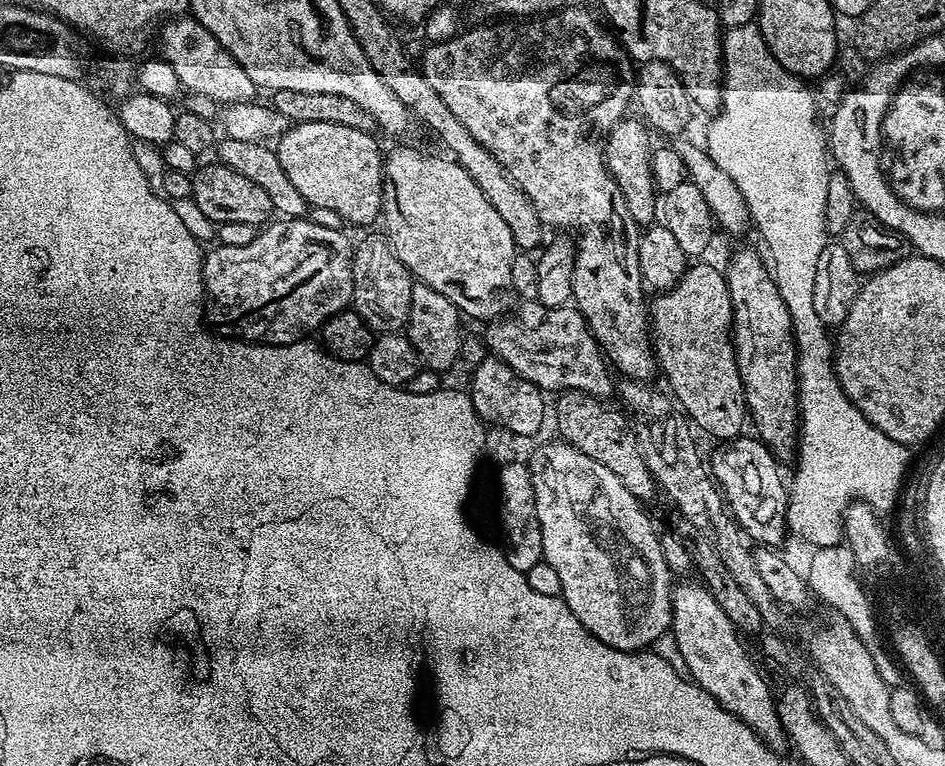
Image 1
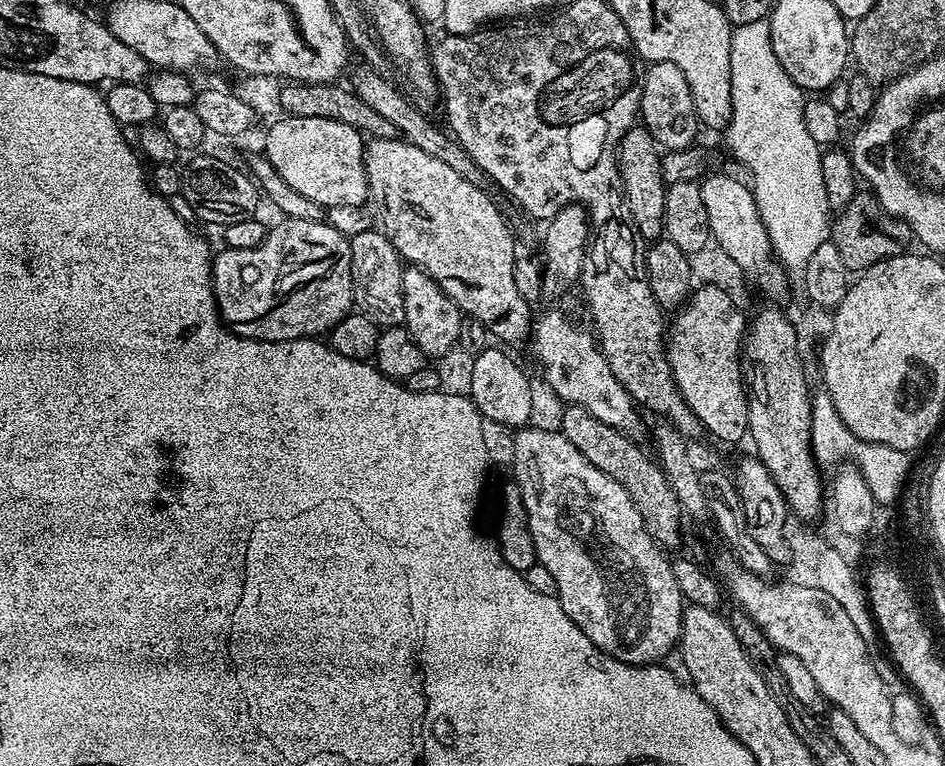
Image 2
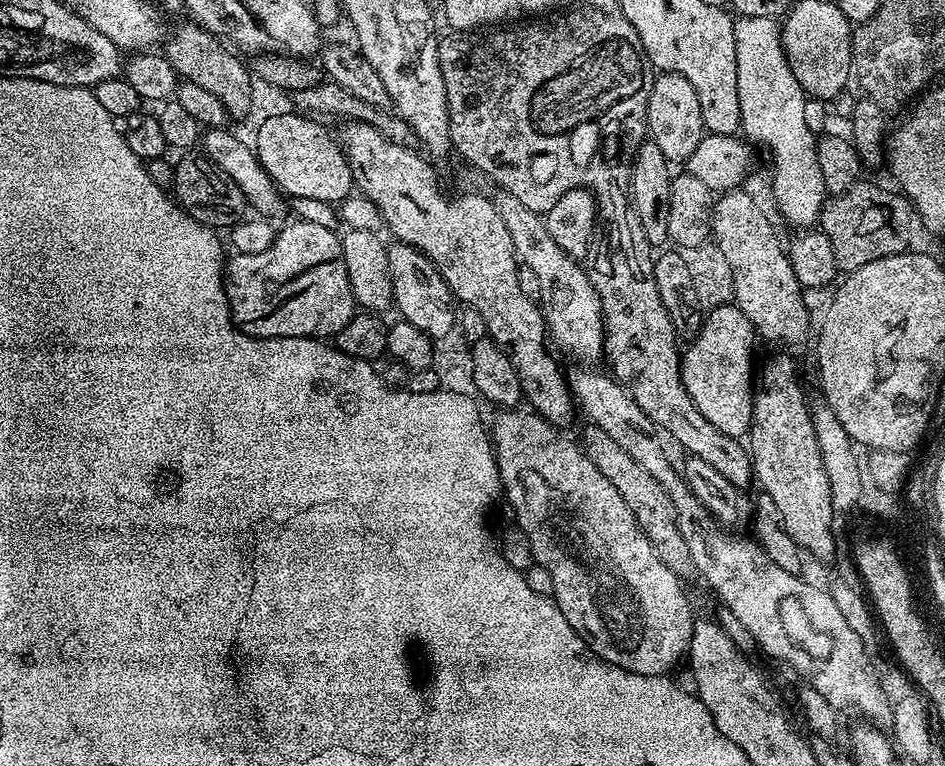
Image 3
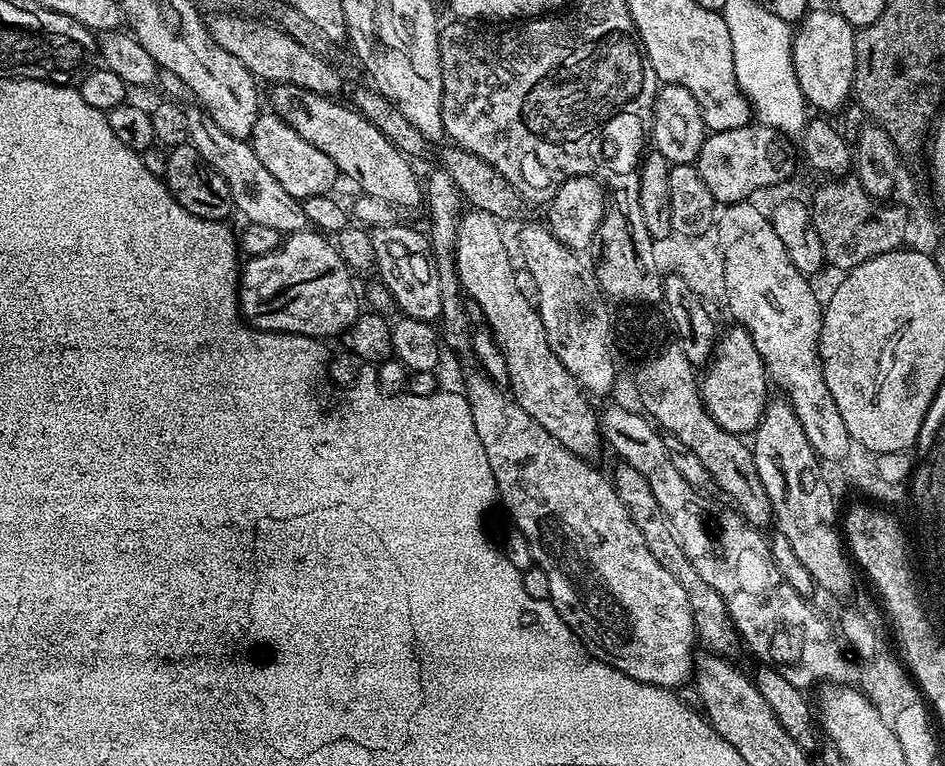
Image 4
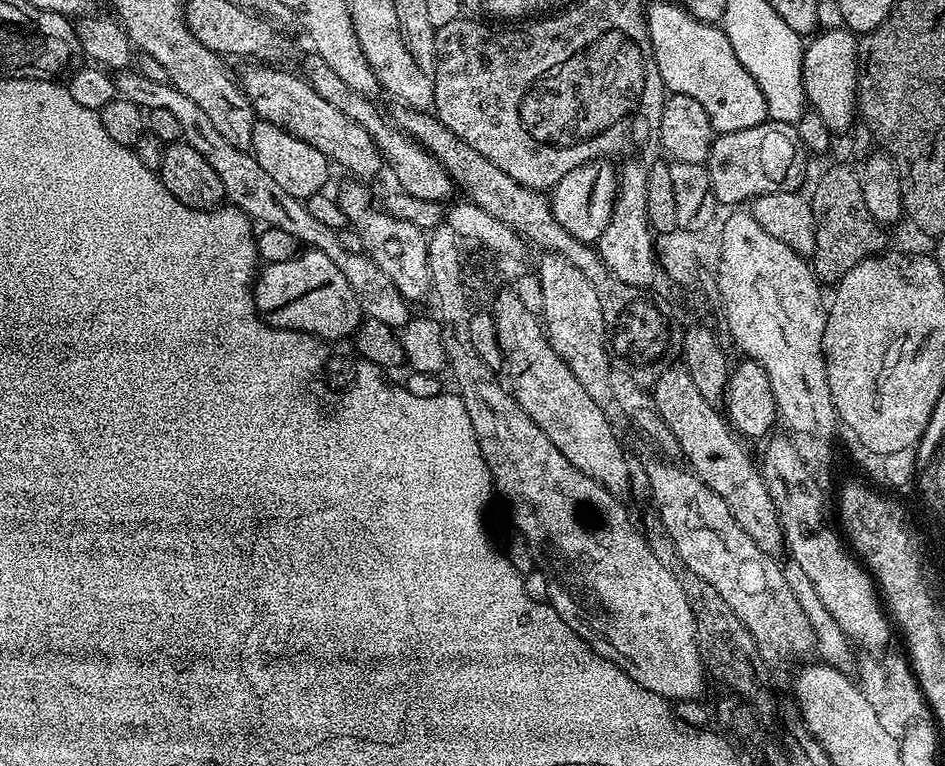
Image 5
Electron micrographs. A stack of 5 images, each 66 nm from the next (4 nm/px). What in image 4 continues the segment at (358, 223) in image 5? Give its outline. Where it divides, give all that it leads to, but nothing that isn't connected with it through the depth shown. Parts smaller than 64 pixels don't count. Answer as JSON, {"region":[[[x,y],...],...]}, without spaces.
{"region":[[[397,222],[377,228],[371,233],[376,259],[375,271],[380,271],[379,279],[388,288],[393,305],[405,316],[436,322],[443,317],[442,286],[436,269],[436,257],[432,254],[429,237],[416,228],[407,228]]]}

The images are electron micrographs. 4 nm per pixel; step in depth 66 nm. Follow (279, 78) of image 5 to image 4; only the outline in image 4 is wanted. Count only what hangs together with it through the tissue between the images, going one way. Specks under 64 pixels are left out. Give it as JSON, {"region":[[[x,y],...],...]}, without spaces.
{"region":[[[278,84],[271,89],[272,92],[272,108],[271,111],[279,116],[281,120],[285,120],[294,130],[298,130],[298,134],[302,134],[302,138],[306,138],[306,142],[310,142],[314,146],[318,146],[318,150],[322,150],[334,162],[337,173],[341,177],[357,176],[360,179],[359,191],[365,196],[381,196],[387,204],[395,204],[408,208],[421,207],[422,204],[422,184],[416,181],[416,172],[412,169],[413,161],[391,144],[386,137],[379,132],[374,126],[370,126],[370,122],[357,112],[355,107],[349,106],[347,103],[339,104],[339,99],[330,96],[319,96],[310,90],[302,90],[293,84]]]}

